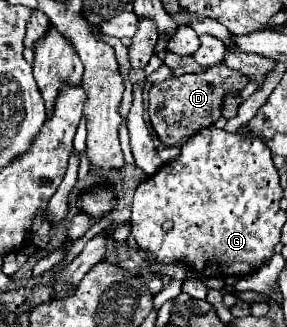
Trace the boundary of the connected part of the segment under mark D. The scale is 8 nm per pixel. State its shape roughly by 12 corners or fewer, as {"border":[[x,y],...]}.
{"border":[[226,65],[150,87],[148,113],[172,147],[220,119],[226,89],[248,77]]}

